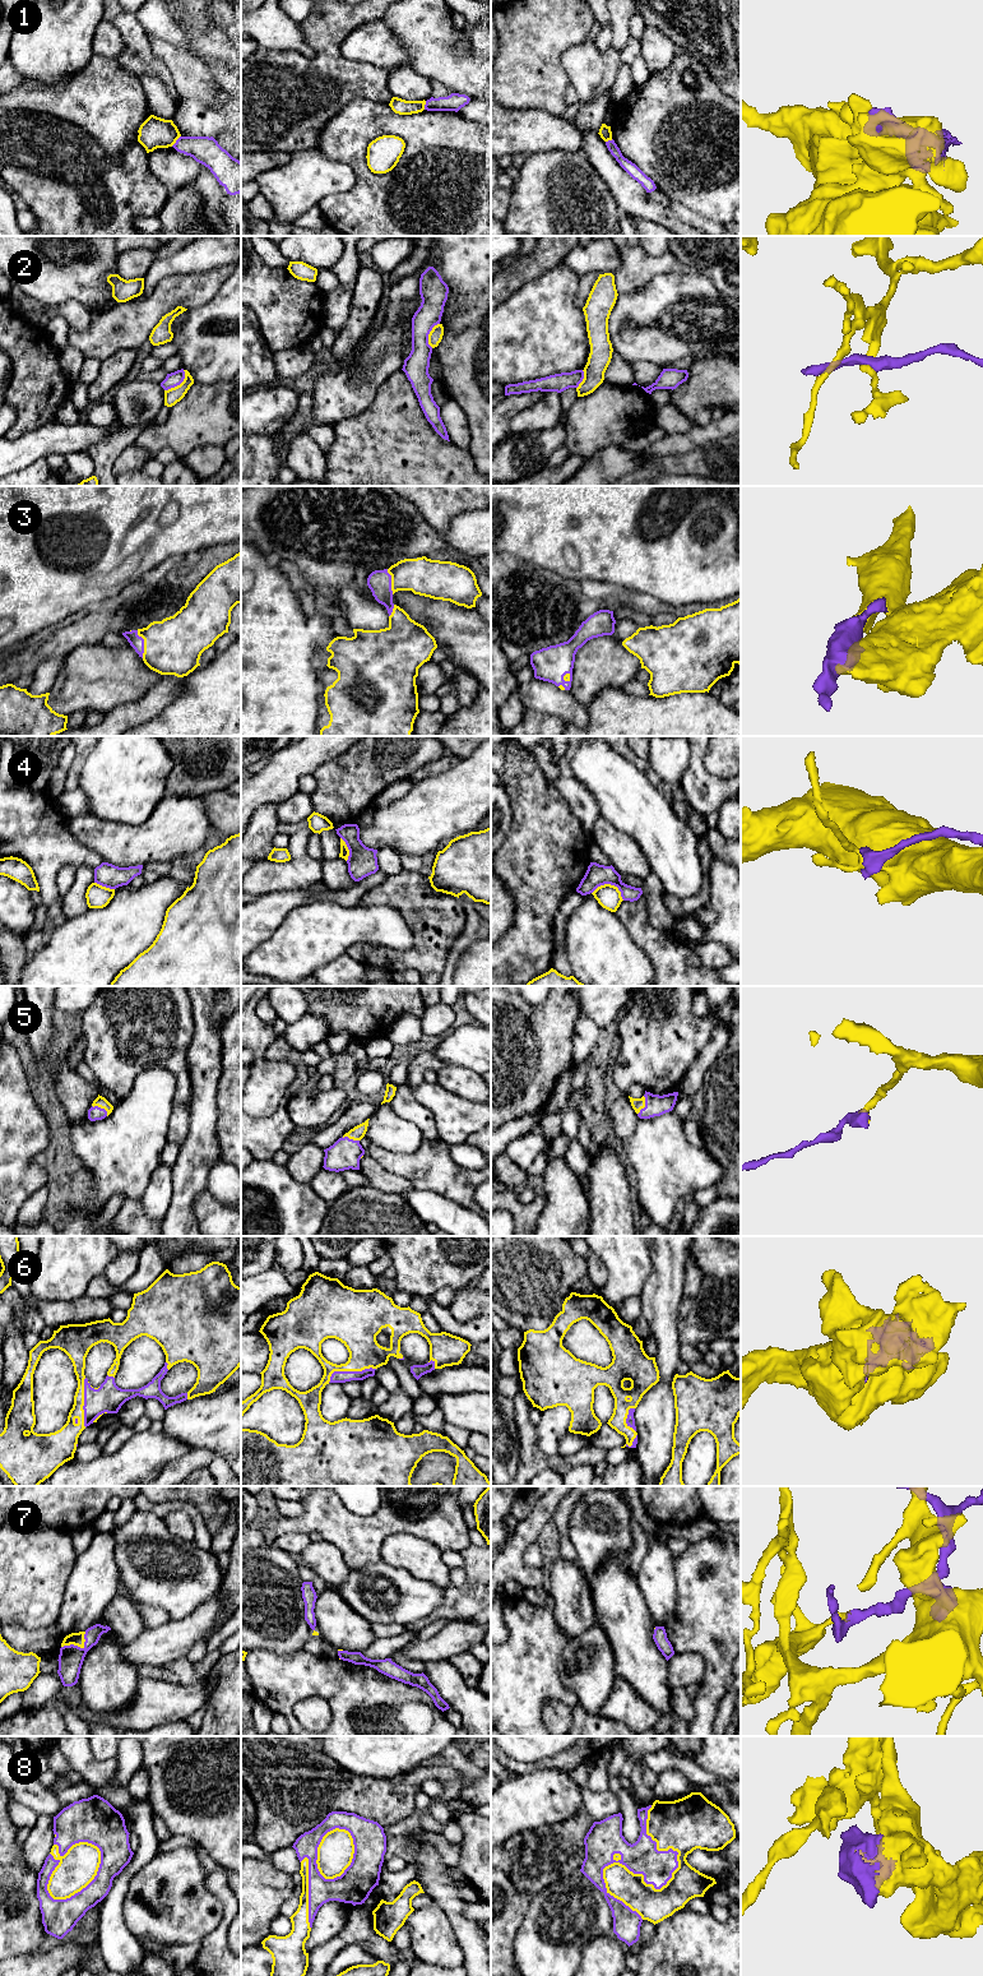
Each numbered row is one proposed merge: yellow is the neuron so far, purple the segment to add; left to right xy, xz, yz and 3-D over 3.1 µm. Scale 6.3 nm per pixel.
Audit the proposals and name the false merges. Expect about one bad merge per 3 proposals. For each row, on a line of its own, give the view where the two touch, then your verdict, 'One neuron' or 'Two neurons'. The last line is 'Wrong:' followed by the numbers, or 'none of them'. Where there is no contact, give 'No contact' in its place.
1: Touches yellow in xy. Two neurons
2: Touches yellow in xy. Two neurons
3: Touches yellow in xy. One neuron
4: Touches yellow in yz. Two neurons
5: Touches yellow in xy. One neuron
6: Touches yellow in xz. One neuron
7: Touches yellow in xy. One neuron
8: Touches yellow in yz. One neuron
Wrong: 1, 2, 4

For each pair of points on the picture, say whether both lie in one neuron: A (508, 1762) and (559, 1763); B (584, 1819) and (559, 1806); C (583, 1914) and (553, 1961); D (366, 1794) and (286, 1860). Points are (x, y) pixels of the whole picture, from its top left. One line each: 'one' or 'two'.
A: one
B: two
C: one
D: two

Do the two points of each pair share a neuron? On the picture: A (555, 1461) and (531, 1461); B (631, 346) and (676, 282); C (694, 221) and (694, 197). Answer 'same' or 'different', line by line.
A: same
B: same
C: different

